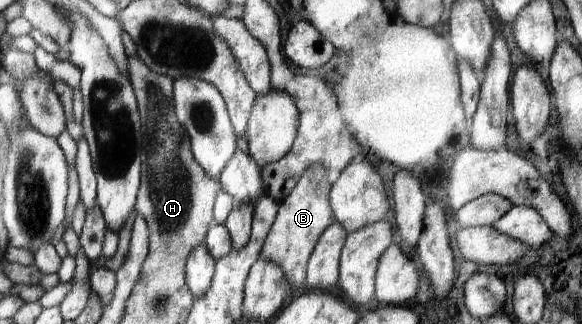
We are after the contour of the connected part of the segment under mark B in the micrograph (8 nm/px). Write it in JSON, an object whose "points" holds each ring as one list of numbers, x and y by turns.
{"points":[[316,164,300,177,298,183,284,201,279,203,277,215,268,237,264,241,260,259,274,261,284,271,286,283,291,291,298,291,304,285,304,275,312,251,315,249,322,233,336,220,329,203,329,192,332,190,332,178,324,167]]}

